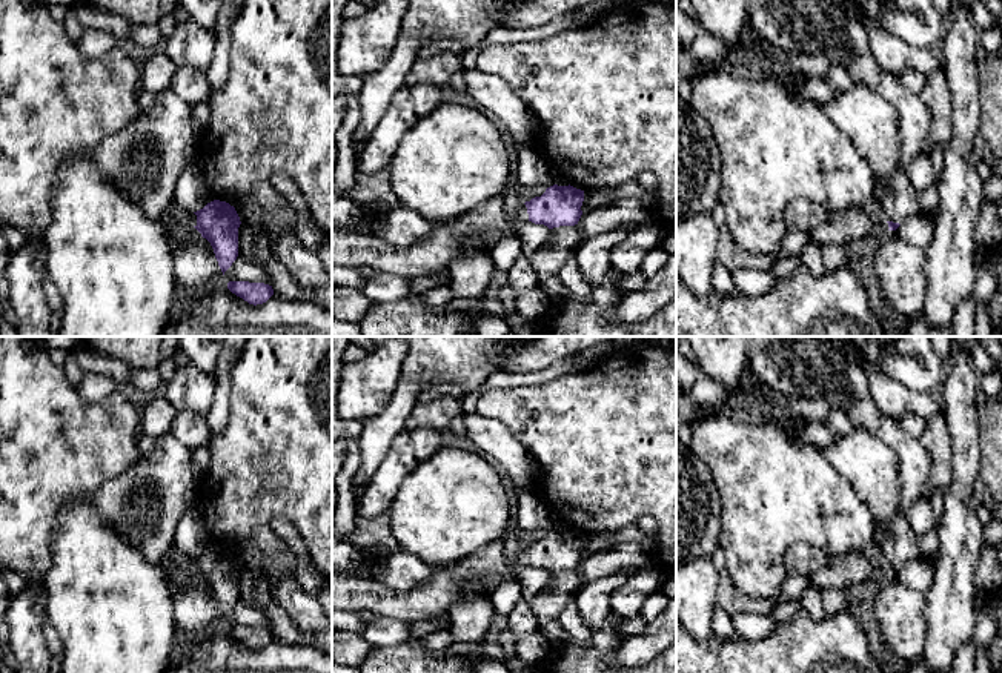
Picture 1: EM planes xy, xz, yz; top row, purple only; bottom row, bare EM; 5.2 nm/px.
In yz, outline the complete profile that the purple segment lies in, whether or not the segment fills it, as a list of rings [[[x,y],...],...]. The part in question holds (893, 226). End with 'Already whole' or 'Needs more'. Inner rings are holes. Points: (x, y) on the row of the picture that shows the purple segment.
[[[854,83],[821,108],[854,143],[873,178],[887,186],[881,204],[888,230],[896,230],[910,217],[922,214],[921,192],[911,184],[907,166],[901,161],[902,141],[896,108],[861,83]]]. Needs more

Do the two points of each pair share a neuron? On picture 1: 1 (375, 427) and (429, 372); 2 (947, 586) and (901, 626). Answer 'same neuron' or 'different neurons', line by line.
1: same neuron
2: different neurons

